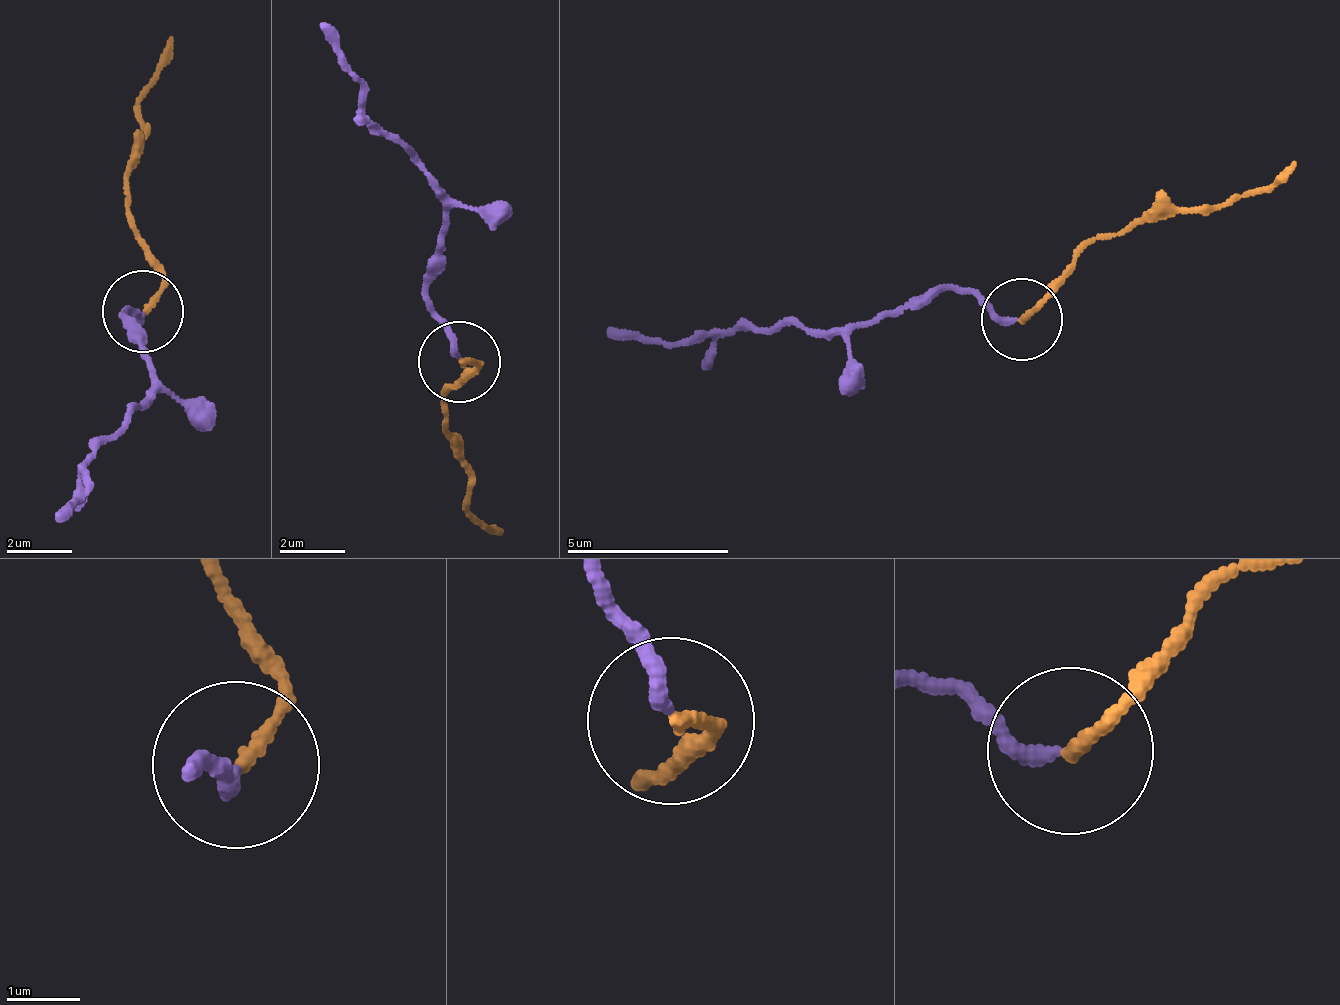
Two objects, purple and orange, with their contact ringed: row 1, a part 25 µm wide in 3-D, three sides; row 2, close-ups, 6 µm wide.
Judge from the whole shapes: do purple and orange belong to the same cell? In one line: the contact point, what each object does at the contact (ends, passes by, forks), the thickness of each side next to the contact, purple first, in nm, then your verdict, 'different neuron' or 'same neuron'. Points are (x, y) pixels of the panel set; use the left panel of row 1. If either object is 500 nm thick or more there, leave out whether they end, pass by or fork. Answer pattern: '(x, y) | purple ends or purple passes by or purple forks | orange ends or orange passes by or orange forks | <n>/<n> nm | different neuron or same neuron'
(142, 311) | purple ends | orange ends | 200/160 nm | same neuron

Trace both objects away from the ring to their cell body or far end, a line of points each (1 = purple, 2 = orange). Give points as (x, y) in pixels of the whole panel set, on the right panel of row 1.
1: (1019, 320), (995, 321), (967, 291), (839, 324), (778, 322), (722, 337), (682, 339), (610, 324)
2: (1019, 320), (1039, 306), (1092, 241), (1193, 210), (1234, 207), (1296, 160)

